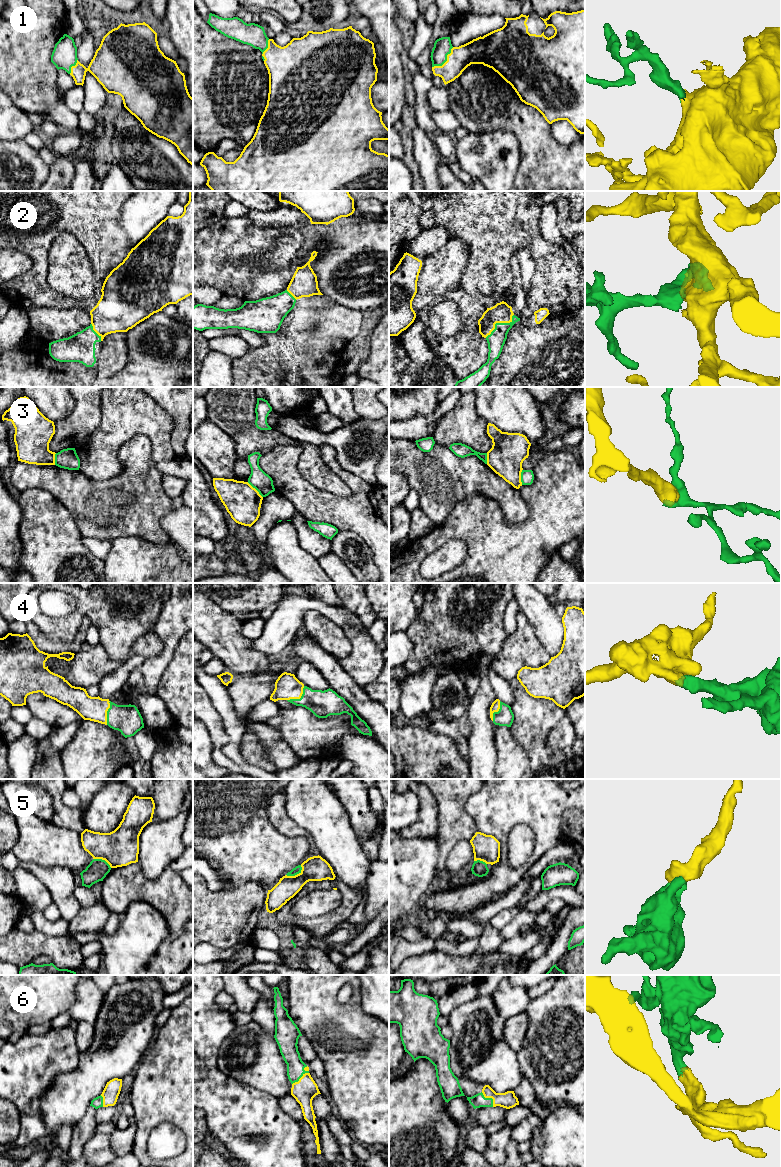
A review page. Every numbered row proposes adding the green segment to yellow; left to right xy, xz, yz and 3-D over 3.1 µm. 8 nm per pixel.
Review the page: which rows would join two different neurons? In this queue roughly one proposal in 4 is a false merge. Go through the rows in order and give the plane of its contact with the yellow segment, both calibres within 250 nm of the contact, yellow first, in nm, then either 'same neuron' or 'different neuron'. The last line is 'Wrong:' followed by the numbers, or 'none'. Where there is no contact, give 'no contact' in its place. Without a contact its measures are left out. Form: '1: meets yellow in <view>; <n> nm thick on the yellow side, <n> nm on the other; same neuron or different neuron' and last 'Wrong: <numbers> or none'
1: meets yellow in yz; 190 nm thick on the yellow side, 140 nm on the other; same neuron
2: meets yellow in yz; 160 nm thick on the yellow side, 140 nm on the other; same neuron
3: meets yellow in xz; 280 nm thick on the yellow side, 160 nm on the other; different neuron
4: meets yellow in xz; 200 nm thick on the yellow side, 220 nm on the other; same neuron
5: meets yellow in xz; 200 nm thick on the yellow side, 60 nm on the other; same neuron
6: meets yellow in xz; 180 nm thick on the yellow side, 140 nm on the other; same neuron
Wrong: 3

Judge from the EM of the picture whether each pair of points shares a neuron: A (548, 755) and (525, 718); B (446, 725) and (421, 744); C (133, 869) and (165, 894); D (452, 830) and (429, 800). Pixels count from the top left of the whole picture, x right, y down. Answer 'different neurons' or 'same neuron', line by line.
A: same neuron
B: different neurons
C: same neuron
D: different neurons

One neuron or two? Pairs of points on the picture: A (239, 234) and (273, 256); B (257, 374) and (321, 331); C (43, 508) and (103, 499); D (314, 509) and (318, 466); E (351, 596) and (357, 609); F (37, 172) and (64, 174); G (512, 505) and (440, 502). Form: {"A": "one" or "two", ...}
{"A": "two", "B": "one", "C": "two", "D": "two", "E": "one", "F": "two", "G": "one"}

